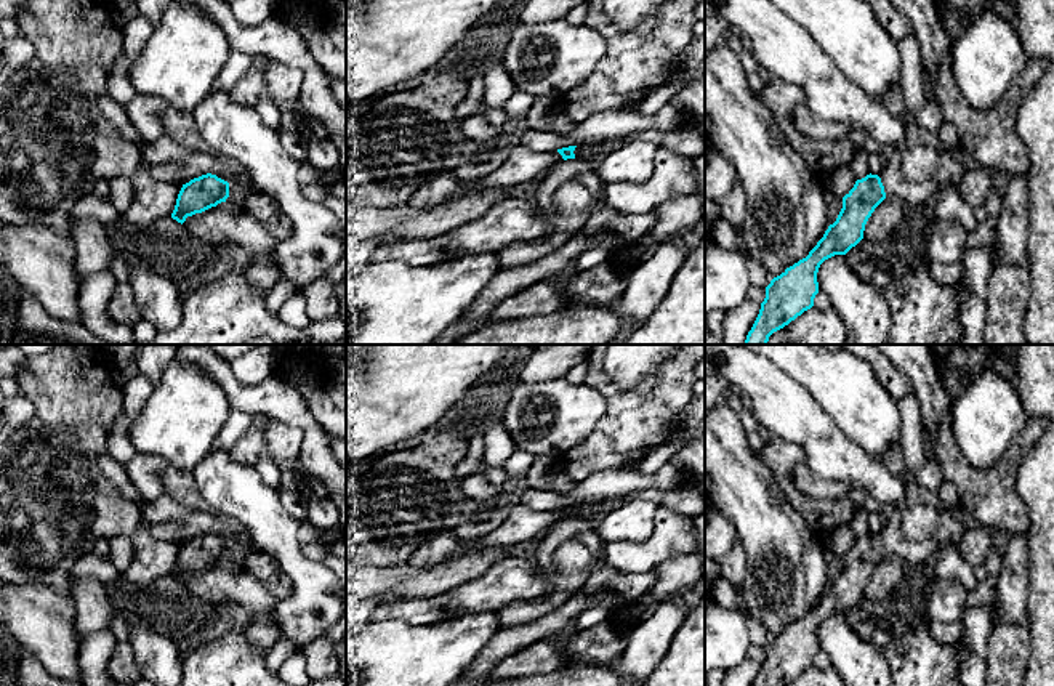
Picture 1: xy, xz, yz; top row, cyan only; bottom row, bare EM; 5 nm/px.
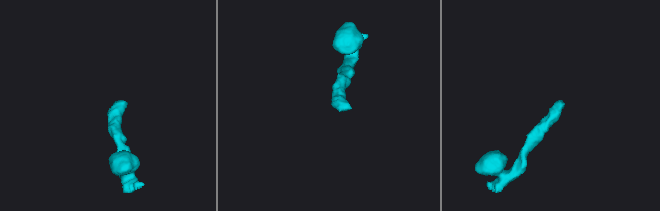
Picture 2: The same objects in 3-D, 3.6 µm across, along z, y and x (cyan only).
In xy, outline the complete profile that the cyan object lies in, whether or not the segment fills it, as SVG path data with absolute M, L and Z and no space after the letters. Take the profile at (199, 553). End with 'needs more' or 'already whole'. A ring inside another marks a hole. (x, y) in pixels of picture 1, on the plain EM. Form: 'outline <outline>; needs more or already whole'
outline M207 532L183 543L171 577L184 582L187 575L202 572L229 556L229 542Z; already whole

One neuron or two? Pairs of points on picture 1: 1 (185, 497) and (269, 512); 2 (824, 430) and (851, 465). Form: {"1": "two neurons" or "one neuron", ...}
{"1": "two neurons", "2": "one neuron"}

